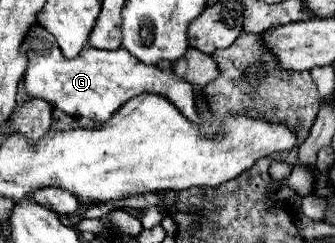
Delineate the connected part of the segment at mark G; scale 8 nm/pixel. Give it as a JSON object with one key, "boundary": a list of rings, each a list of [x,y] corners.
{"boundary":[[[34,25],[34,29],[28,33],[28,37],[22,43],[22,53],[28,57],[28,69],[26,69],[26,91],[30,97],[40,97],[46,99],[50,105],[66,111],[68,115],[82,115],[94,121],[108,121],[126,101],[130,101],[132,97],[138,97],[142,93],[156,93],[166,97],[170,103],[174,103],[174,107],[186,117],[192,119],[194,125],[200,125],[200,115],[196,109],[196,89],[180,79],[172,69],[158,69],[156,65],[146,65],[140,63],[132,53],[120,49],[114,51],[104,51],[104,49],[94,49],[94,47],[84,47],[84,51],[74,57],[74,59],[66,59],[56,43],[56,39],[44,31],[44,27]]]}

